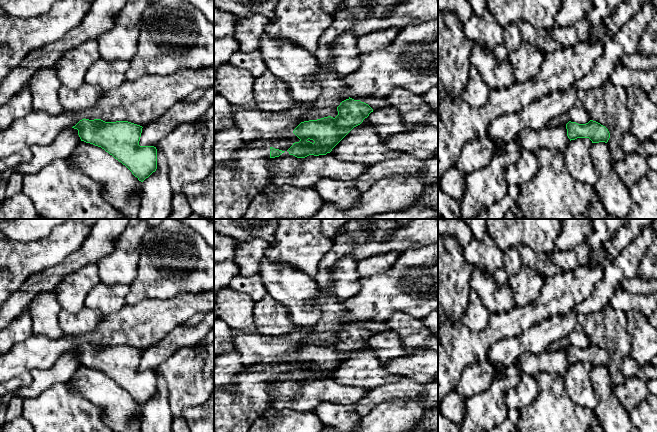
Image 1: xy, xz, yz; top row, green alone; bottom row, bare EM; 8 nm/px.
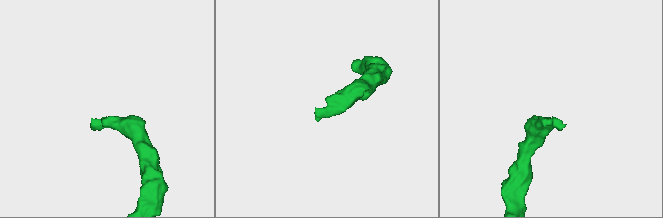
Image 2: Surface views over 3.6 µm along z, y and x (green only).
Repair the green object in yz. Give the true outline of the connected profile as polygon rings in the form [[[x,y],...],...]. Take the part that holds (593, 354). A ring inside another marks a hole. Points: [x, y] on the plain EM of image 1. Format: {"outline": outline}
{"outline": [[[590,344],[586,348],[578,348],[569,345],[566,348],[567,360],[571,364],[577,362],[589,362],[592,367],[605,366],[610,362],[608,353],[600,347]]]}

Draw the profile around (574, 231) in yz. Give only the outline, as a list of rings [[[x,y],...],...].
[[[562,219],[562,229],[552,252],[567,251],[581,244],[592,231],[590,219]]]

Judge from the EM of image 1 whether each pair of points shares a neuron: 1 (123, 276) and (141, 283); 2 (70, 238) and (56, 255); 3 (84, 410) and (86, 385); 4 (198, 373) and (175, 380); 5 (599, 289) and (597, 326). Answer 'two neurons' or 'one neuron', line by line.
1: two neurons
2: one neuron
3: two neurons
4: one neuron
5: two neurons

